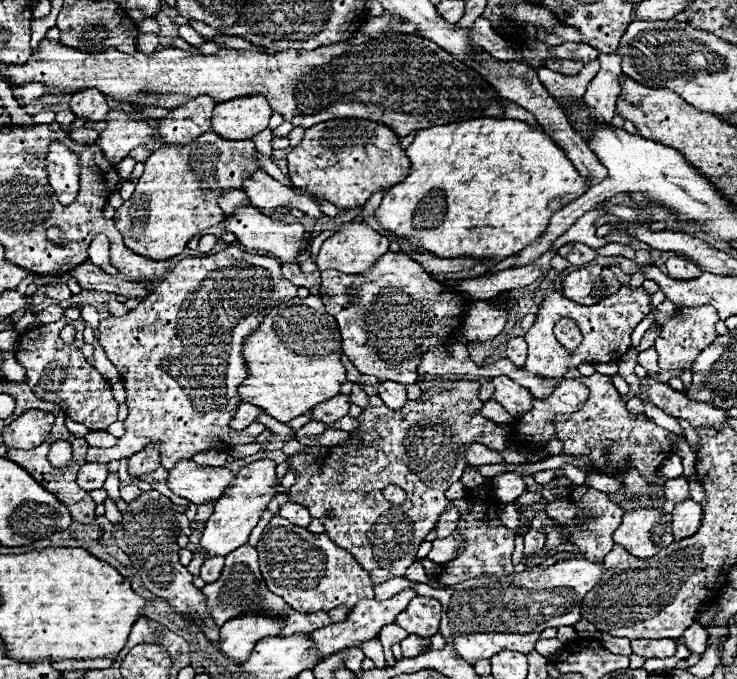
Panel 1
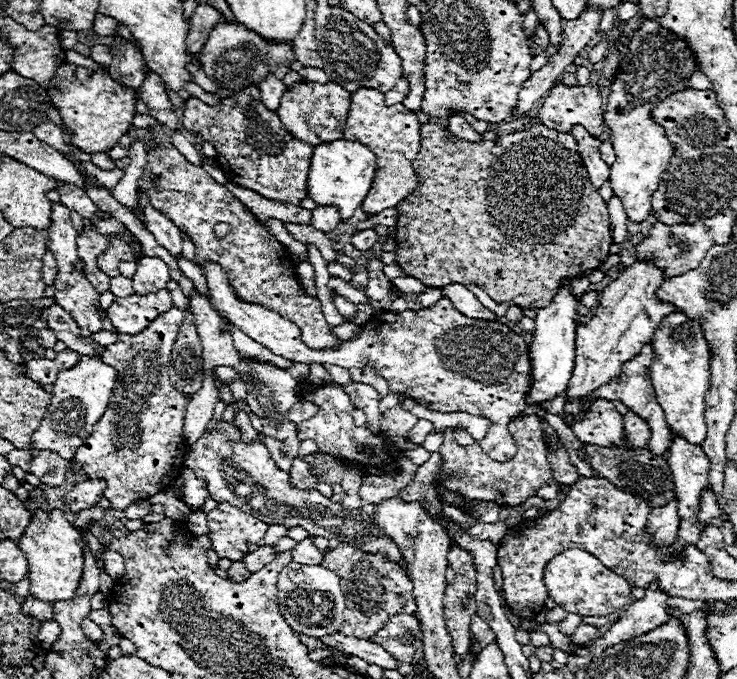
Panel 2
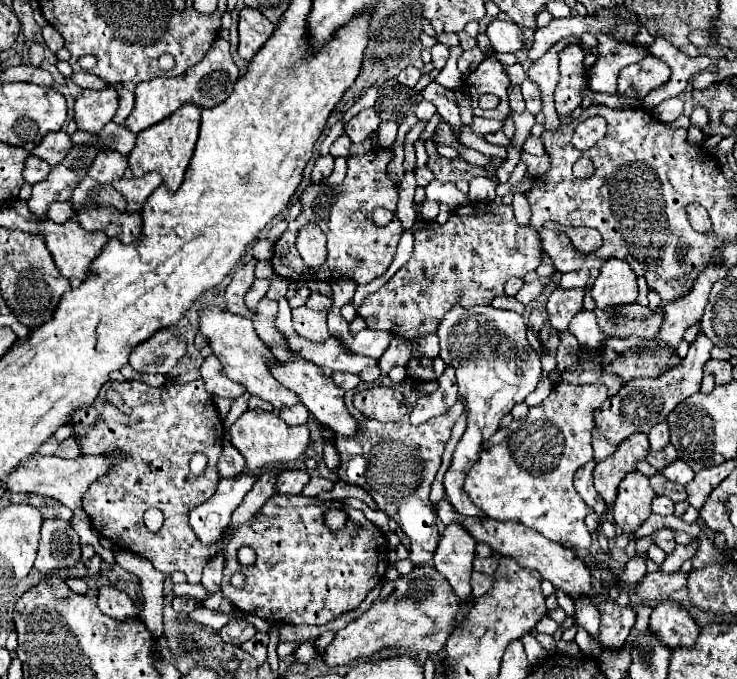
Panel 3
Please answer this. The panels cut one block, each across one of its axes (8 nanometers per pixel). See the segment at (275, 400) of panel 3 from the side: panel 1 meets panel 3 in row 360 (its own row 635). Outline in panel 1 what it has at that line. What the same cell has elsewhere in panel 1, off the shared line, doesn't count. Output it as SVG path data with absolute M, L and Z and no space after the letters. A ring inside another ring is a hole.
M270 614L230 618L220 628L220 652L234 662L244 662L248 654L252 654L252 646L256 646L260 638L278 636L280 626L284 626L284 618Z

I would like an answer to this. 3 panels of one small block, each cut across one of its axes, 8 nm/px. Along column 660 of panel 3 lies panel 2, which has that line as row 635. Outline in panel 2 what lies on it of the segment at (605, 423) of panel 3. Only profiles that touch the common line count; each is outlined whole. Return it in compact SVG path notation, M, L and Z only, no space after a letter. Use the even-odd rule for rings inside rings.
M396 614L370 640L380 644L392 658L400 662L424 658L420 622L412 614Z

